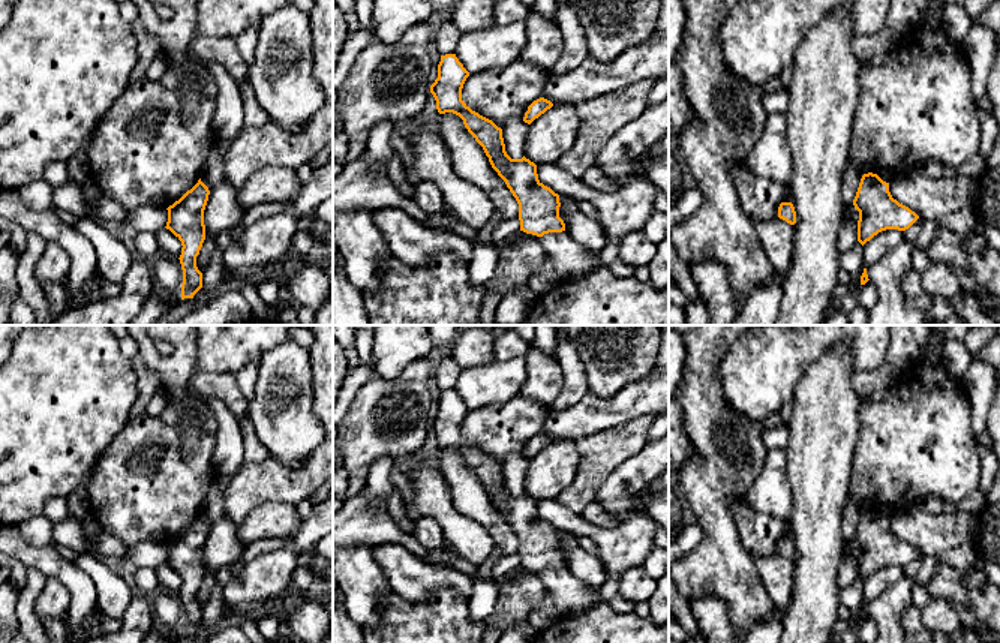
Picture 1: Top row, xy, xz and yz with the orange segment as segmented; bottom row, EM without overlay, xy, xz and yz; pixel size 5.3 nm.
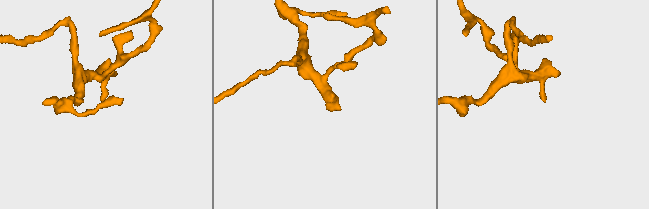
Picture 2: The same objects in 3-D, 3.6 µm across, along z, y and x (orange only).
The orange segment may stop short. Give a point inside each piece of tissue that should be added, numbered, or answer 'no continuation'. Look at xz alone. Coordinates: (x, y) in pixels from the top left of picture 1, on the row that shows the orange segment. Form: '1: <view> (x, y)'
1: xz (570, 260)

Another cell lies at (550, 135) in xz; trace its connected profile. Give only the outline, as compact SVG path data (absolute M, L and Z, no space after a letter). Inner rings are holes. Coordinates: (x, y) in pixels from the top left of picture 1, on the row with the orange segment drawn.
M553 105L529 124L523 145L525 157L535 165L556 163L573 147L579 121L574 105Z

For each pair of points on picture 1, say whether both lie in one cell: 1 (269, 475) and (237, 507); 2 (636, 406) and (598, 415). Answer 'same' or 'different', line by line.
1: same
2: same

